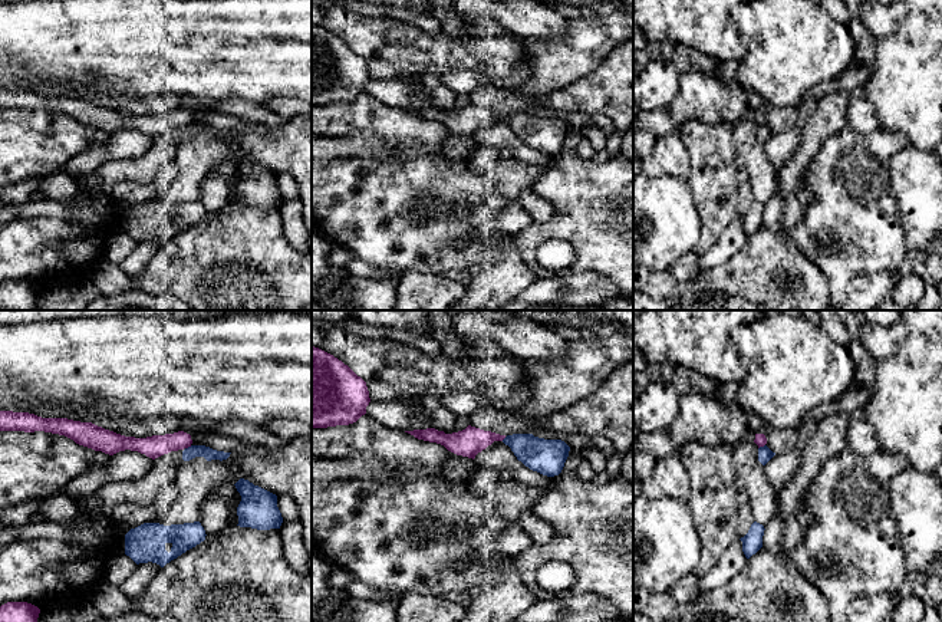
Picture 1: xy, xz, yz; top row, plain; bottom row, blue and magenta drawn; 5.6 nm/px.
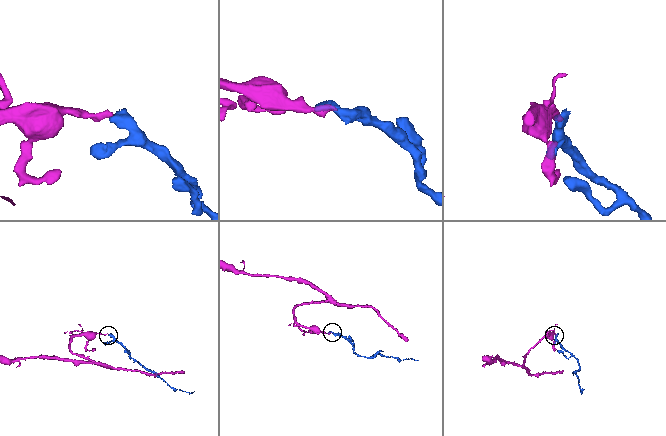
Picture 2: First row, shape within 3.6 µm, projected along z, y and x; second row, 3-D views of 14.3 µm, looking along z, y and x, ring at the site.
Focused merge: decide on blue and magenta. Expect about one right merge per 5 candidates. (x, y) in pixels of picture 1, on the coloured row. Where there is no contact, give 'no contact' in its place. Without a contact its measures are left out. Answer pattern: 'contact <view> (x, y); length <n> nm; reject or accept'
contact yz (761, 447); length 50 nm; reject

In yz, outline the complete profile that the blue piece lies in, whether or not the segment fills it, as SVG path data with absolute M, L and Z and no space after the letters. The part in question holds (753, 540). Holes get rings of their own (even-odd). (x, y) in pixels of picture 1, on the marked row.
M754 521L748 533L740 539L742 542L742 552L747 559L750 559L763 547L764 530L765 529L763 524Z

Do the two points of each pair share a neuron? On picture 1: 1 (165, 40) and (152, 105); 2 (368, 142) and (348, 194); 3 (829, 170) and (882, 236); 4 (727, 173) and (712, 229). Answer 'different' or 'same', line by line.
1: different
2: different
3: same
4: same

